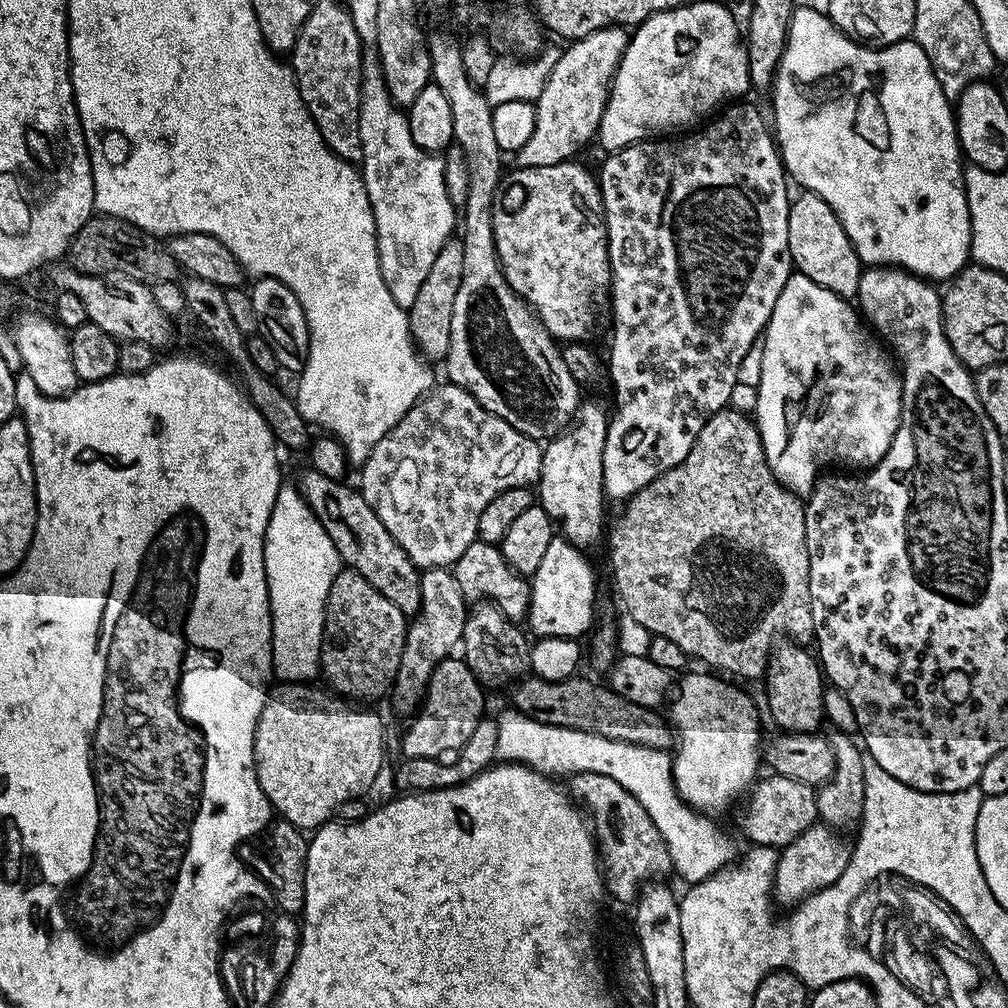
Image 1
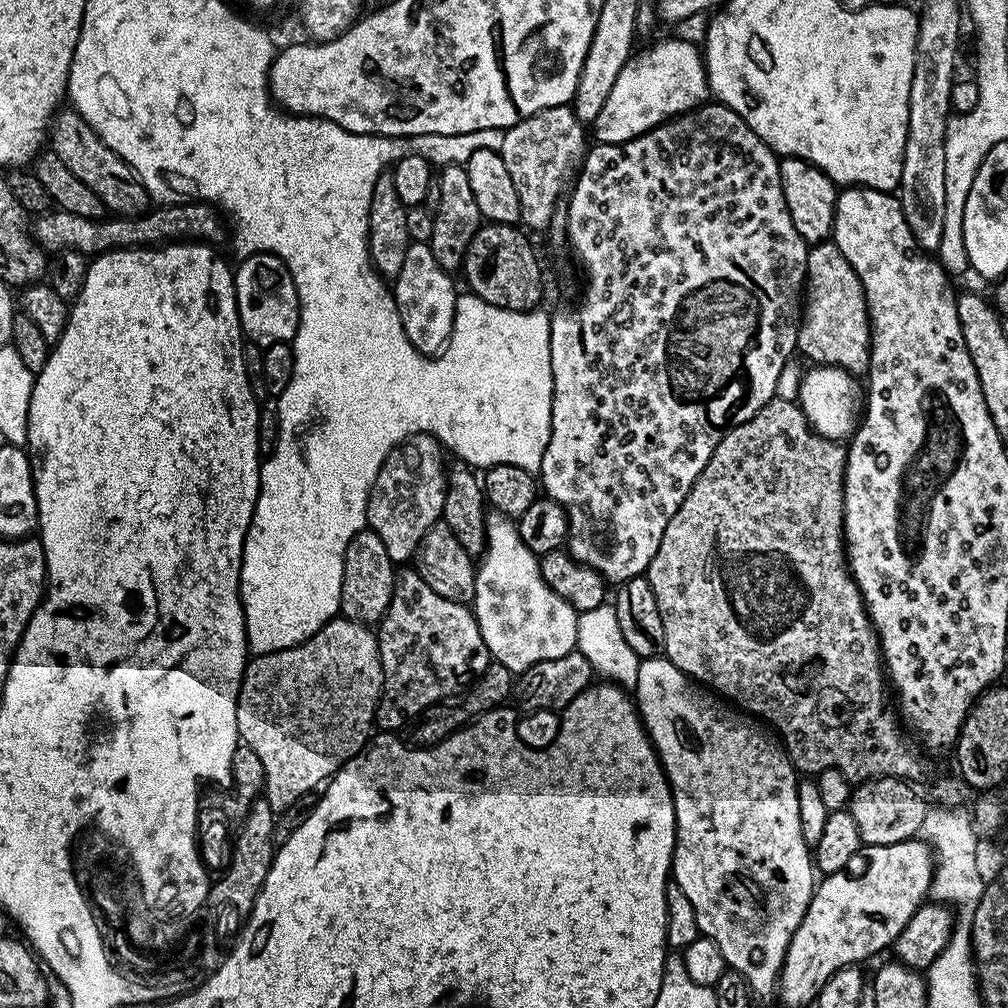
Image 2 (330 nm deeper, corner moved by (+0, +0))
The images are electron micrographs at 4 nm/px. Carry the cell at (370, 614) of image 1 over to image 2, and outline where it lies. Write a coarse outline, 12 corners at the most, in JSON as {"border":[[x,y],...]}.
{"border":[[367,526],[344,555],[339,615],[365,626],[388,612],[398,572]]}

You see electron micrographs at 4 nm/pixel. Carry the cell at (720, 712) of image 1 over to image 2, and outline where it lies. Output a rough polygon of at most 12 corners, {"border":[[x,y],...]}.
{"border":[[666,658],[634,703],[671,879],[773,999],[810,906],[797,769]]}

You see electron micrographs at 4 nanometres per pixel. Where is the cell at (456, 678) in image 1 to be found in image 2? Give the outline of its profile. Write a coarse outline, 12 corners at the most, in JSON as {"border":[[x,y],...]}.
{"border":[[396,577],[374,724],[403,729],[490,663],[475,611]]}

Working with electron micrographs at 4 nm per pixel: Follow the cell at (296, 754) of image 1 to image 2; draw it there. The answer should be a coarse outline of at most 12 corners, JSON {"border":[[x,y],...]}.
{"border":[[377,633],[249,659],[240,740],[284,813],[369,743]]}

